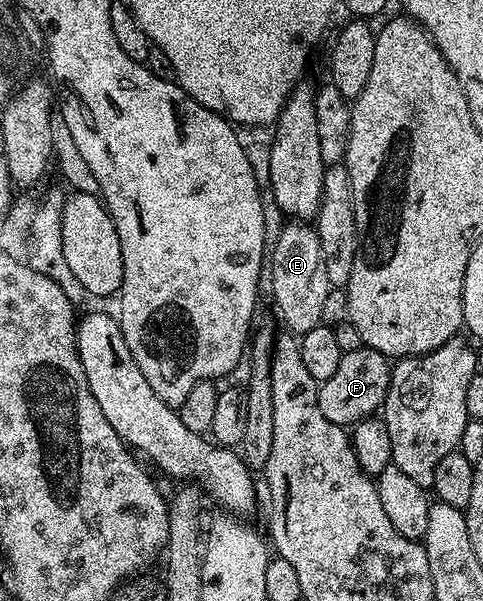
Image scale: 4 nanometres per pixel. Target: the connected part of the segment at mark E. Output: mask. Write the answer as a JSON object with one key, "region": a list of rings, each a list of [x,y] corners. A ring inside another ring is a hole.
{"region":[[[289,222],[285,229],[278,231],[278,238],[272,243],[269,256],[273,298],[285,322],[284,327],[294,335],[302,336],[322,323],[323,305],[332,289],[316,227],[309,222]]]}

